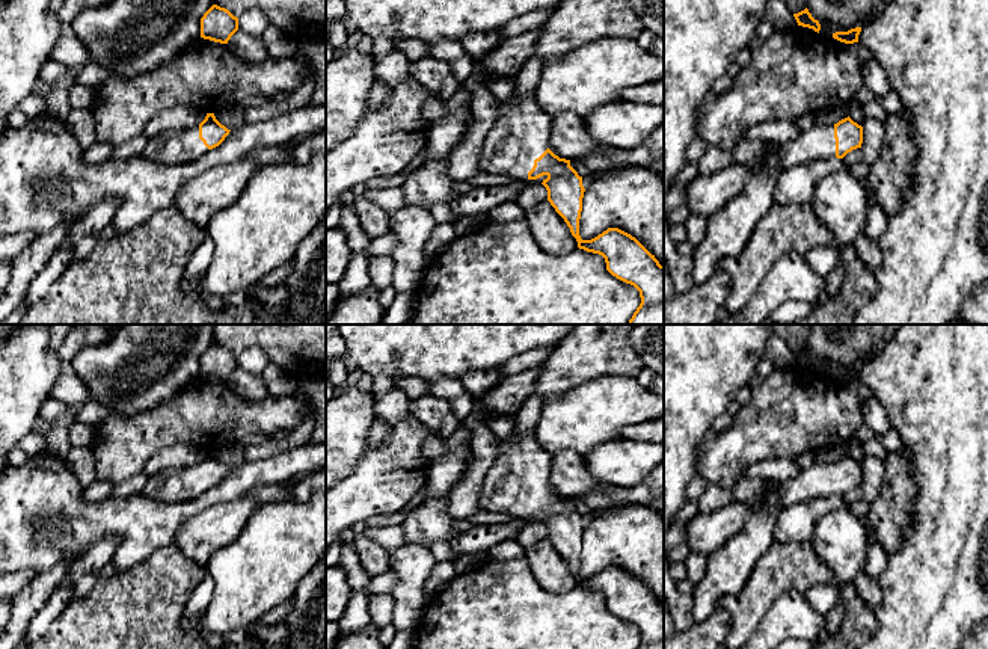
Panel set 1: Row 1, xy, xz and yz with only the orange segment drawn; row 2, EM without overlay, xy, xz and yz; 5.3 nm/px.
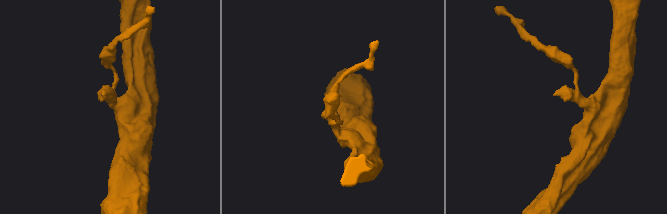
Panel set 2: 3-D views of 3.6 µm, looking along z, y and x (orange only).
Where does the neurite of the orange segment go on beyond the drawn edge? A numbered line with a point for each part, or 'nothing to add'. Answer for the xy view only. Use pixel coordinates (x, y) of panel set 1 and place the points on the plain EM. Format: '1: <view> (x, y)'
1: xy (172, 485)

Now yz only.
1: yz (706, 532)

